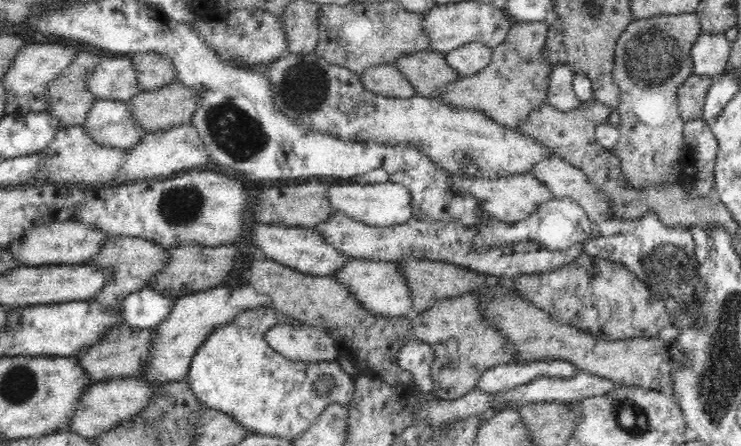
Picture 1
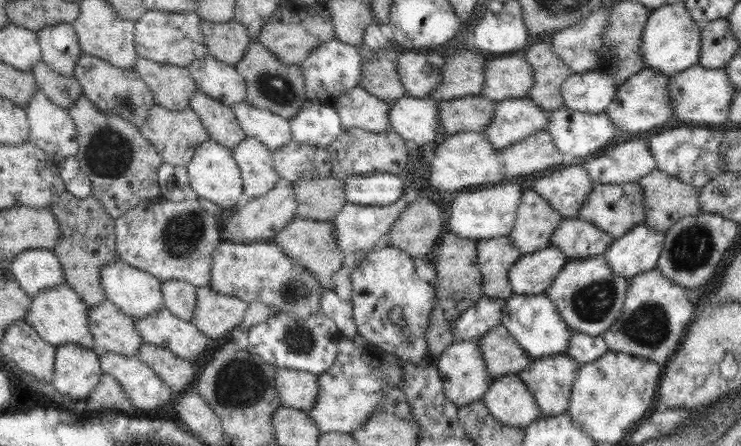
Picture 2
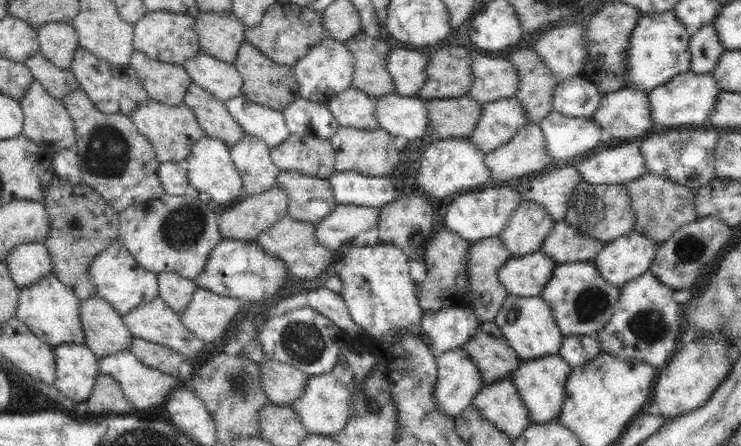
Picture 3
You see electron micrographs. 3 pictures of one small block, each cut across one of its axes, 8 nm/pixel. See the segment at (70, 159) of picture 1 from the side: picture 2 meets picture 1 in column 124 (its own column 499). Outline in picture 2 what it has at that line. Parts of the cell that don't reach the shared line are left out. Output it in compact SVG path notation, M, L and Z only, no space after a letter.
M542 130L498 152L508 180L569 162L563 152L554 146L552 136Z

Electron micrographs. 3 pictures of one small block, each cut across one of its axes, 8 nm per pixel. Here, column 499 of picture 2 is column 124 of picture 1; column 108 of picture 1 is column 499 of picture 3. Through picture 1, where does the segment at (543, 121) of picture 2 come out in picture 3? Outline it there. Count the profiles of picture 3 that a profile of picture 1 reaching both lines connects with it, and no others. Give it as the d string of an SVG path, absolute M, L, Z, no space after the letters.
M514 97L482 105L482 117L468 140L483 155L506 145L521 126L529 124L522 106Z

